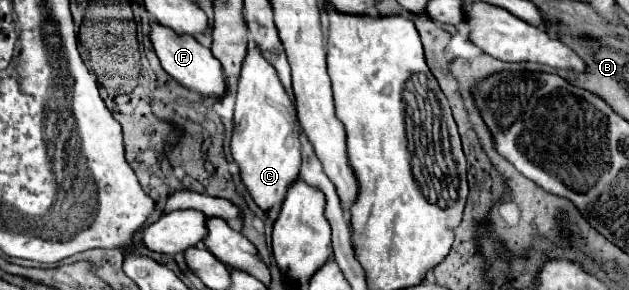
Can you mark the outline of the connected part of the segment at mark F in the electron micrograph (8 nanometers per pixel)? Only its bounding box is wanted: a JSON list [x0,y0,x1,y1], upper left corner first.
[149,23,225,99]

